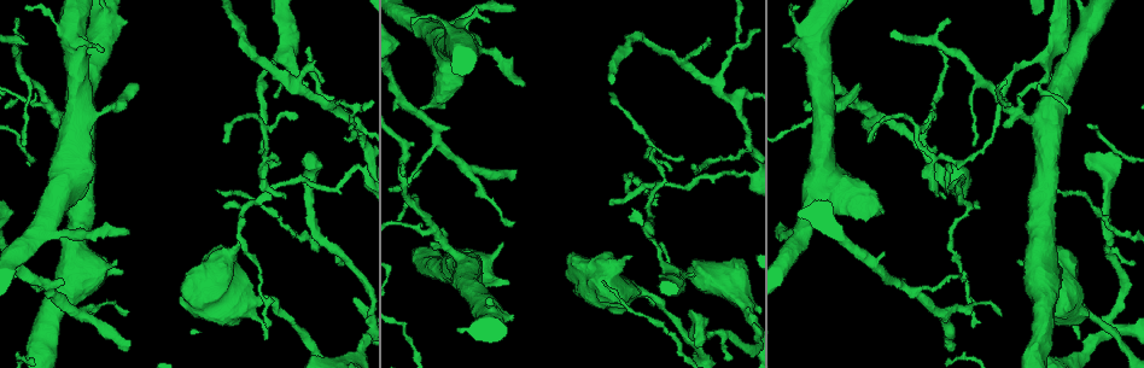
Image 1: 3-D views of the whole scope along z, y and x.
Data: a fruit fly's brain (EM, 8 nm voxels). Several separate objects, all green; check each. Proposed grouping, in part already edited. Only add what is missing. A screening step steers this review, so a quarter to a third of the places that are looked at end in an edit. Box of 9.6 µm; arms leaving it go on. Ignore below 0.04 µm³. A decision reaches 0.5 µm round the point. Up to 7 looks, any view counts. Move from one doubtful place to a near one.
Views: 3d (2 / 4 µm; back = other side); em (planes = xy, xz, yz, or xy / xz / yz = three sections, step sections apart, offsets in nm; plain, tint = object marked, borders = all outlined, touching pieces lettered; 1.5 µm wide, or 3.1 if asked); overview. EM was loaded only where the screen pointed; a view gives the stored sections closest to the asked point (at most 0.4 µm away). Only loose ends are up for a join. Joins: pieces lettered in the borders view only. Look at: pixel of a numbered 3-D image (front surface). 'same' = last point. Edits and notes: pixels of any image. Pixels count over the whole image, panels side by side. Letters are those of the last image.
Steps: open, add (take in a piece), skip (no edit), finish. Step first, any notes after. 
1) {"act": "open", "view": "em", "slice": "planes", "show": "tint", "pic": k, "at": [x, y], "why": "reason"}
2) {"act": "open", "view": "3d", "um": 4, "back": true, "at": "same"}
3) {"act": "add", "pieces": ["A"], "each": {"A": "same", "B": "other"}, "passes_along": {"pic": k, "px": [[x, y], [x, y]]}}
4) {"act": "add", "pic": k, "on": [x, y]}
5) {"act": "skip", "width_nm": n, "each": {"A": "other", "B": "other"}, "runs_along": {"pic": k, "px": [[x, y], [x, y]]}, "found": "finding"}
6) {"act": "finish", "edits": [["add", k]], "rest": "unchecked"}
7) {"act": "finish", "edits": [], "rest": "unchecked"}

{"act": "open", "view": "em", "slice": "planes", "show": "plain", "pic": 1, "at": [524, 84], "why": "free end"}

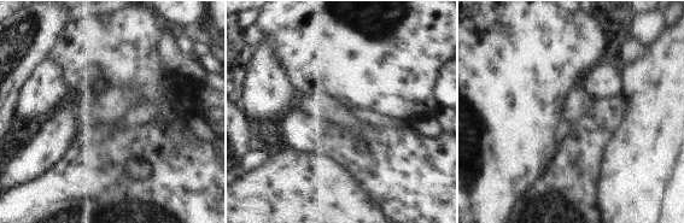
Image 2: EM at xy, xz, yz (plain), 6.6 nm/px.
{"act": "open", "view": "em", "slice": "planes", "show": "borders", "at": "same", "why": "see the neighbours"}

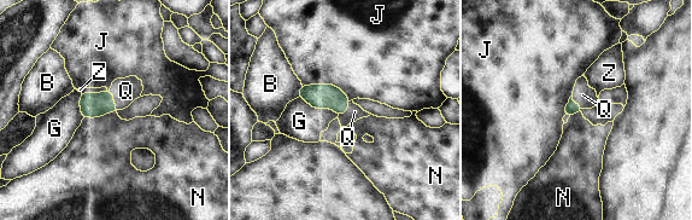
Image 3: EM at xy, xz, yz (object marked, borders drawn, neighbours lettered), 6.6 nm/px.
{"act": "add", "pieces": ["Q"], "each": {"B": "other", "G": "other", "J": "other", "N": "other", "Q": "same", "Z": "other"}, "passes_along": {"pic": 3, "px": [[327, 96], [346, 110], [355, 111]]}, "found": "it goes on there"}

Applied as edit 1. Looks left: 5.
{"act": "open", "view": "overview", "why": "redraw"}

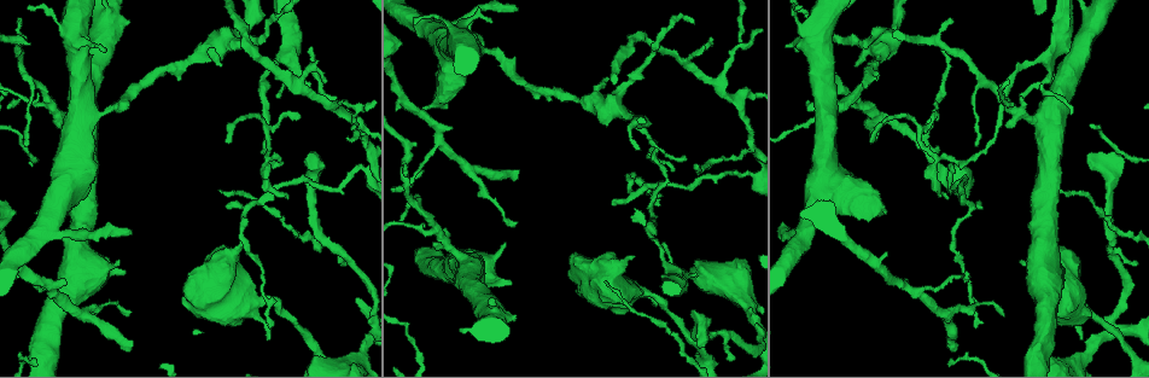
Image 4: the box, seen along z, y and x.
{"act": "open", "view": "3d", "um": 4, "pic": 4, "at": [311, 84], "why": "free end"}

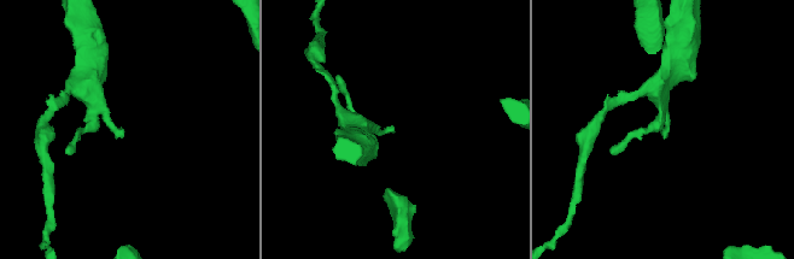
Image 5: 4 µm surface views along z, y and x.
{"act": "open", "view": "em", "slice": "yz", "step": 4, "show": "tint", "pic": 5, "at": [665, 135]}

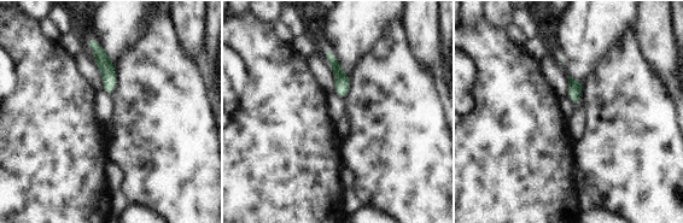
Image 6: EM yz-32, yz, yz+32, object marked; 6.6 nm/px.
{"act": "open", "view": "em", "slice": "planes", "show": "borders", "at": "same", "why": "cut it another way"}

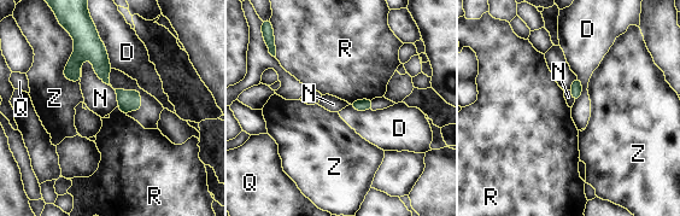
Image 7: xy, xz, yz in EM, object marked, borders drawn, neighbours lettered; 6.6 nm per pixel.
{"act": "skip", "each": {"D": "other", "N": "other", "Q": "other", "R": "other", "Z": "other"}, "border": {"pic": 7, "px": [[97, 29], [112, 68]]}, "found": "no lettered piece goes on from it"}

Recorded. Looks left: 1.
{"act": "open", "view": "em", "slice": "yz", "step": 8, "show": "borders", "pic": 4, "at": [271, 327], "why": "end of a long branch"}

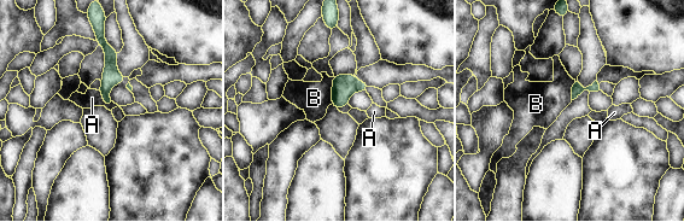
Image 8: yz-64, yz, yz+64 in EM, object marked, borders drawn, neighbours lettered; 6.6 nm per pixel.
{"act": "skip", "width_nm": 80, "longest_contact_nm": ["B", 180], "each": {"A": "other", "B": "other"}, "found": "no lettered piece goes on from it"}

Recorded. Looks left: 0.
{"act": "finish", "edits": [["add", 3]], "rest": "unchecked"}

